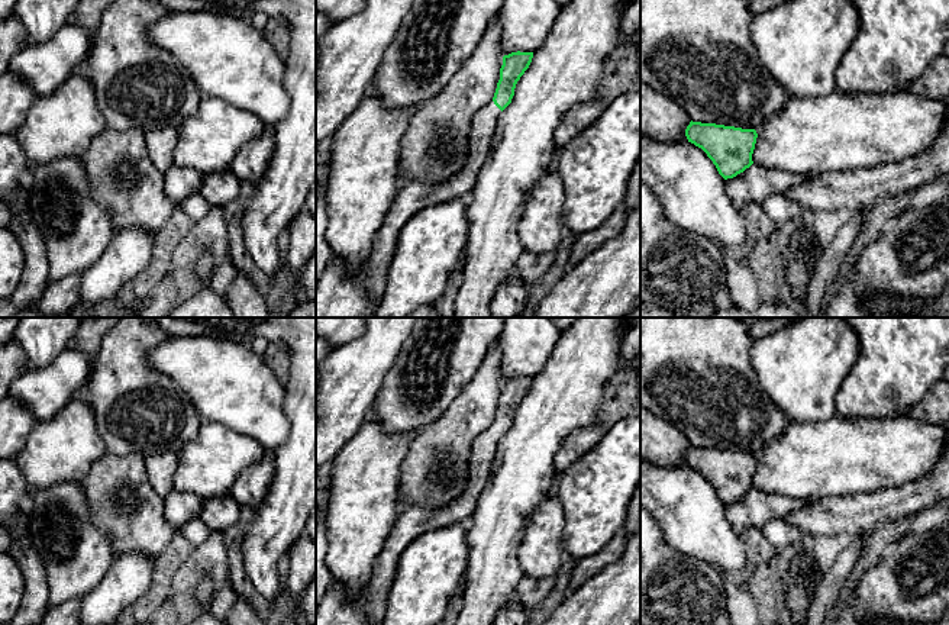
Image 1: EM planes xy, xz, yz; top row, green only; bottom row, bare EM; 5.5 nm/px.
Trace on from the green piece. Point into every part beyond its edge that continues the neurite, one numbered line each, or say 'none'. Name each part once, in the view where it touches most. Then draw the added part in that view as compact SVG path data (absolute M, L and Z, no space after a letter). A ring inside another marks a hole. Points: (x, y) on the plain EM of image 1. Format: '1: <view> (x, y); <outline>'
1: xz (416, 521); M491 425L472 441L468 461L468 483L464 493L452 503L435 509L411 506L398 515L377 558L372 577L364 590L365 612L372 622L380 624L385 615L387 596L404 550L425 532L453 523L468 523L481 492L490 480L491 463L500 438L501 435Z

